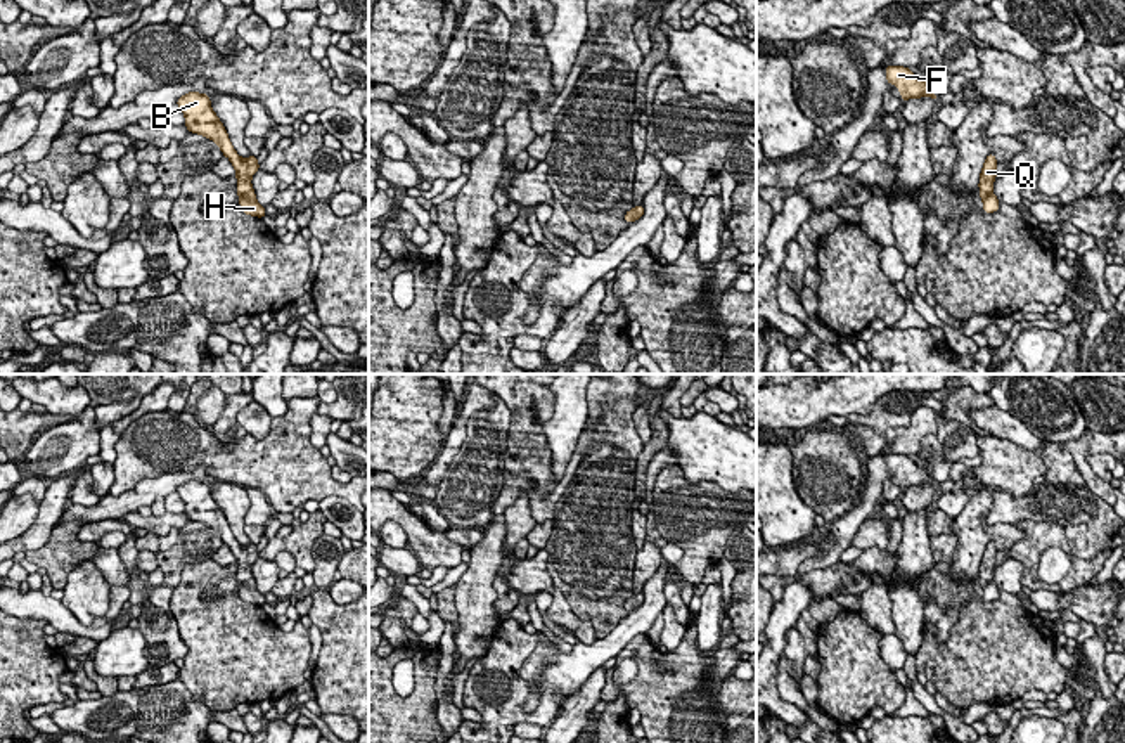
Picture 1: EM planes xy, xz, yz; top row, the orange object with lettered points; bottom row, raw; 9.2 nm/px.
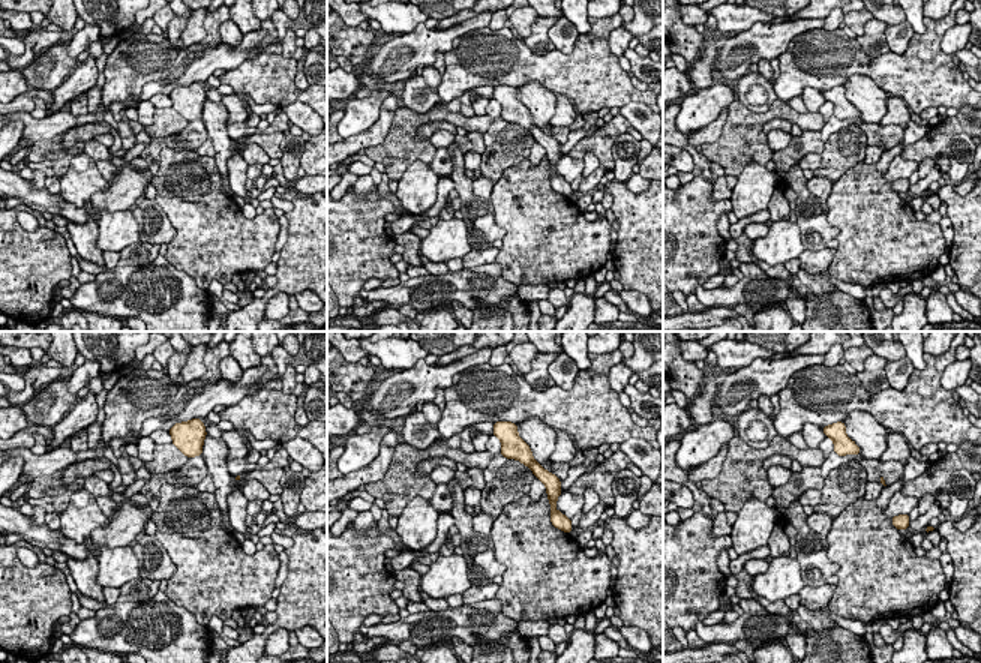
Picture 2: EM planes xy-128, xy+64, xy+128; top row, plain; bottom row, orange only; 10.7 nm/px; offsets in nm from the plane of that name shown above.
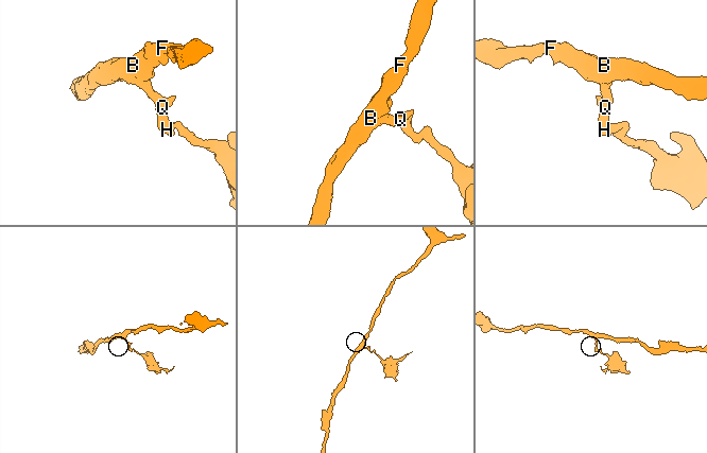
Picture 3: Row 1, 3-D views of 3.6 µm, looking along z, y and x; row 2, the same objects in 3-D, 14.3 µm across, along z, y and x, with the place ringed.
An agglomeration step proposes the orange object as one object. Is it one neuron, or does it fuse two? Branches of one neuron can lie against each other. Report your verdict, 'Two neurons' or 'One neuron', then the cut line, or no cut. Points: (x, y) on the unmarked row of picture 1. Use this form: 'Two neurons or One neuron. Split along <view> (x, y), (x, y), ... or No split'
One neuron. No split

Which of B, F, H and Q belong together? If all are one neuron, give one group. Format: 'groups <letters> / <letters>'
groups B F H Q

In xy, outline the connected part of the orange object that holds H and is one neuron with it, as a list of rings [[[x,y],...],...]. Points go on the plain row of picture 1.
[[[189,480],[177,488],[177,494],[185,502],[183,513],[189,520],[216,530],[223,544],[227,544],[234,552],[241,598],[246,603],[263,606],[267,603],[265,596],[256,589],[256,582],[251,573],[251,565],[260,558],[256,544],[244,547],[235,540],[223,511],[211,497],[209,483]]]

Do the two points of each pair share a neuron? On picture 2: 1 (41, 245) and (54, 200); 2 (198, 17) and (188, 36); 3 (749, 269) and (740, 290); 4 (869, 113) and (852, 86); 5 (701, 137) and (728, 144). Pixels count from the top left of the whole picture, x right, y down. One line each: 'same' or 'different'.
1: different
2: same
3: different
4: same
5: different

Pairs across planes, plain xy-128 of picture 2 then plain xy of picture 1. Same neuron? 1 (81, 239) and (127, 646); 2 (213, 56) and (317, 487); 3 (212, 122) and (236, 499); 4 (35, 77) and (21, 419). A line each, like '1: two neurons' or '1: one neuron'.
1: two neurons
2: two neurons
3: one neuron
4: two neurons

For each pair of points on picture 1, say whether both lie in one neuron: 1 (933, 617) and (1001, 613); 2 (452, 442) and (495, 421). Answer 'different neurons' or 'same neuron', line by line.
1: different neurons
2: different neurons

